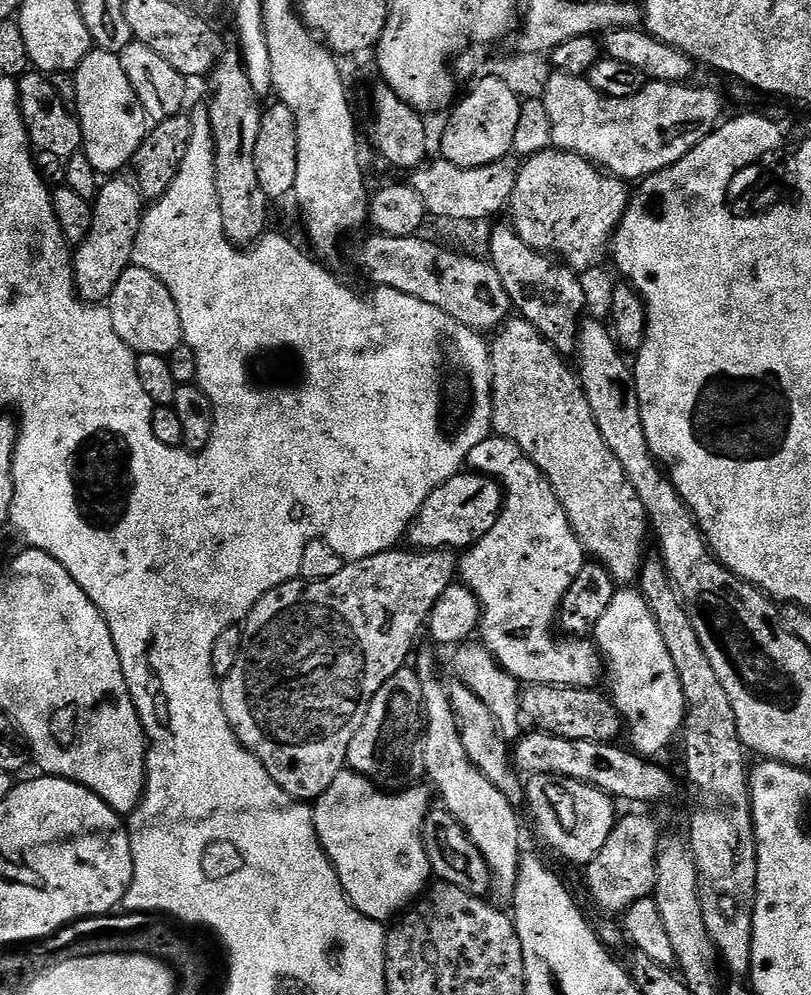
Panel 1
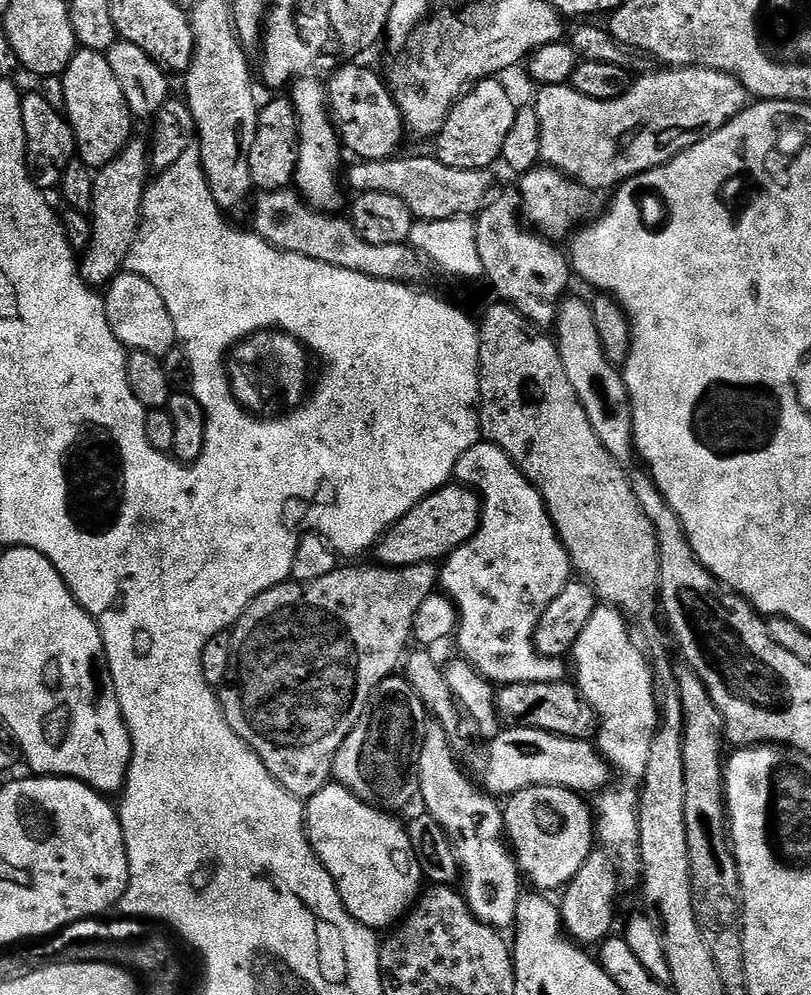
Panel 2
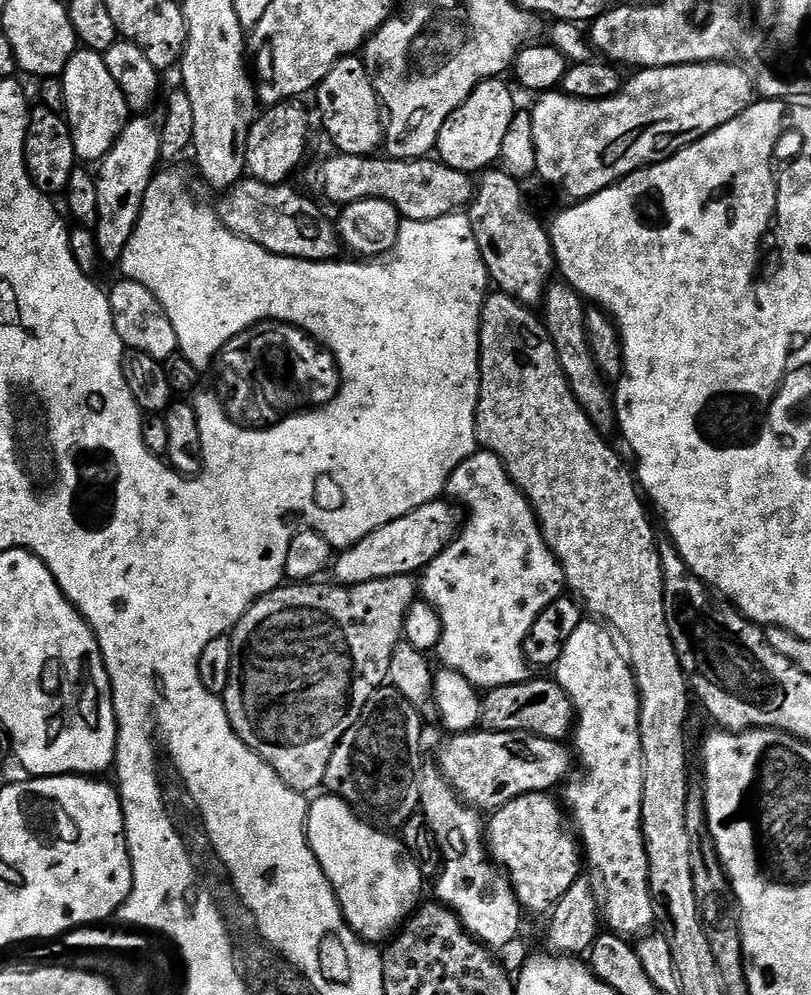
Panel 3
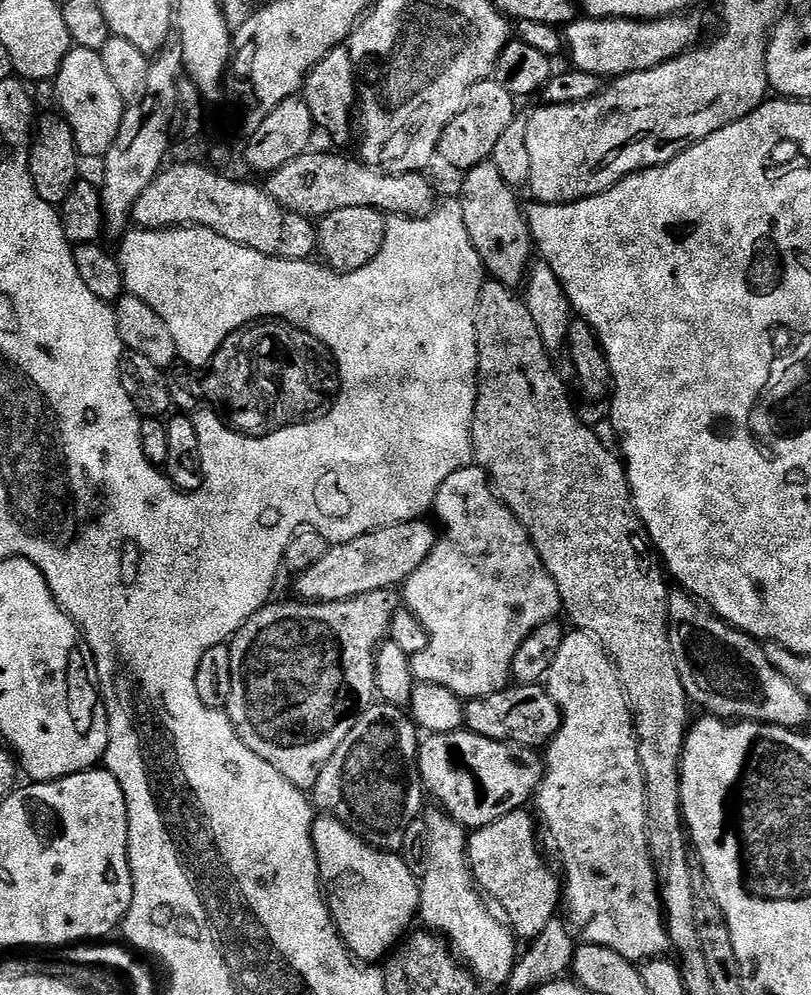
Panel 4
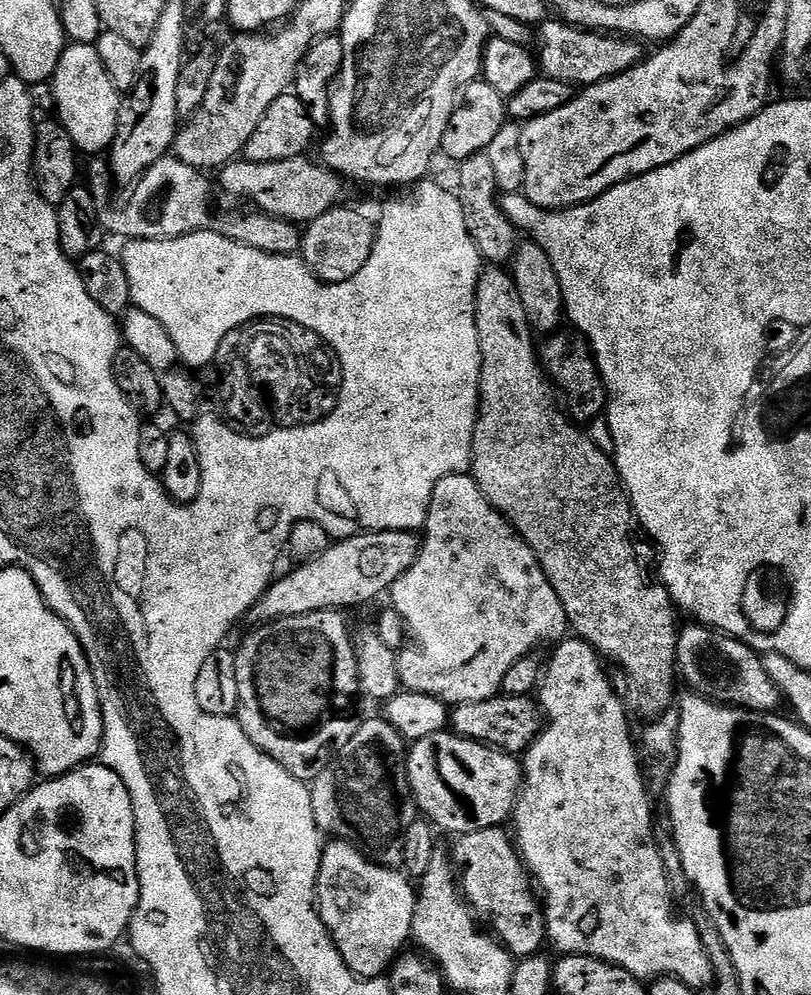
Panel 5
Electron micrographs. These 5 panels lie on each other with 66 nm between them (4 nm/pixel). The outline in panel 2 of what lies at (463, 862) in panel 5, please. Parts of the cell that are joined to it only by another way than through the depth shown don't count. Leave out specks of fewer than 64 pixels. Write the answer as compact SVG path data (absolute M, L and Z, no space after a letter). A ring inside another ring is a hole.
M534 786L516 792L503 805L504 835L515 855L523 879L532 883L533 889L544 894L567 888L568 883L582 870L586 858L594 851L594 812L583 795L558 786Z

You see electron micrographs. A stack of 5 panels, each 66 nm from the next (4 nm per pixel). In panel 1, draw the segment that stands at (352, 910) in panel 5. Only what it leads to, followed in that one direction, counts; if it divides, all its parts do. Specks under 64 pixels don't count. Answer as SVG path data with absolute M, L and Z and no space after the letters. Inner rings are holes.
M341 770L338 778L330 782L330 790L326 790L312 808L312 825L316 827L320 848L334 866L342 890L352 907L371 920L388 922L399 917L429 887L432 867L426 858L422 833L430 805L427 794L416 787L409 786L389 794L364 776L351 770Z

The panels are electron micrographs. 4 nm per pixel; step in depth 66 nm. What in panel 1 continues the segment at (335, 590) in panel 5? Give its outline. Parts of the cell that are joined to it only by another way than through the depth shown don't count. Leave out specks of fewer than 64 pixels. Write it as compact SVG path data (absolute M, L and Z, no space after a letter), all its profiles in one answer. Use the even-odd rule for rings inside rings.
M471 470L451 476L442 486L438 486L426 498L408 527L406 540L413 549L425 552L441 550L467 550L494 528L504 506L504 494L499 484L491 476L482 476Z

